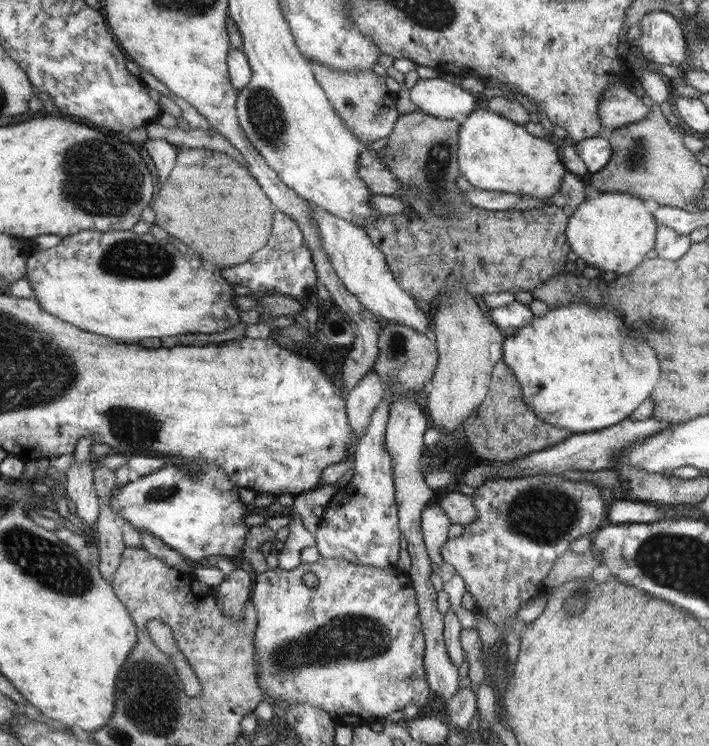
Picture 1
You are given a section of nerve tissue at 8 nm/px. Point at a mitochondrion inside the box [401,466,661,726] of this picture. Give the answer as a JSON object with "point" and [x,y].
{"point":[543,514]}

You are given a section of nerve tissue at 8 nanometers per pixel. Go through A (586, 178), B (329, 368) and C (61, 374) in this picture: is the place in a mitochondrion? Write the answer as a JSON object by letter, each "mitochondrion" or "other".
{"A":"other","B":"other","C":"mitochondrion"}

